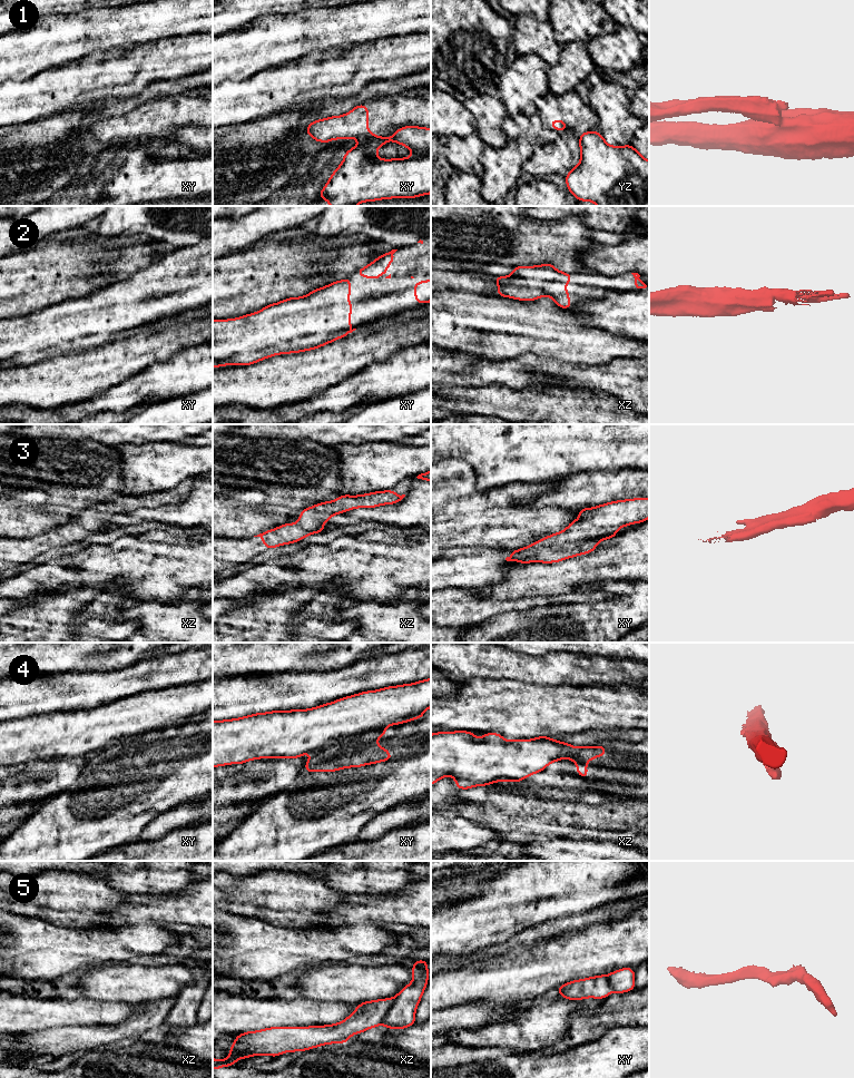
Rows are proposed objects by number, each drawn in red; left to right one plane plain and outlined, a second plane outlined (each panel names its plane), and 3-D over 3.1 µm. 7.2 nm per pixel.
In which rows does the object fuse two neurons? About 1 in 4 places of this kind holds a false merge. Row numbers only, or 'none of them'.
1, 4, 5

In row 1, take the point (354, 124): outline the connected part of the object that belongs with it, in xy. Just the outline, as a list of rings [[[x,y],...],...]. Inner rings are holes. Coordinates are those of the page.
[[[362,104],[345,115],[314,120],[304,133],[320,143],[349,138],[363,140],[374,136],[367,127],[369,117],[370,112],[366,106]]]

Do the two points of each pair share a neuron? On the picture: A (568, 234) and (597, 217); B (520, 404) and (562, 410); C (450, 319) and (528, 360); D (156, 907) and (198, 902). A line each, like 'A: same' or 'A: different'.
A: different
B: same
C: different
D: same

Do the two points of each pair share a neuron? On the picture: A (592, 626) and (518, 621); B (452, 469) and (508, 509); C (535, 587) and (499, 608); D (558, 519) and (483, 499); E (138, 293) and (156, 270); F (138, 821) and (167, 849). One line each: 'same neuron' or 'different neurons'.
A: same neuron
B: same neuron
C: different neurons
D: same neuron
E: same neuron
F: different neurons

